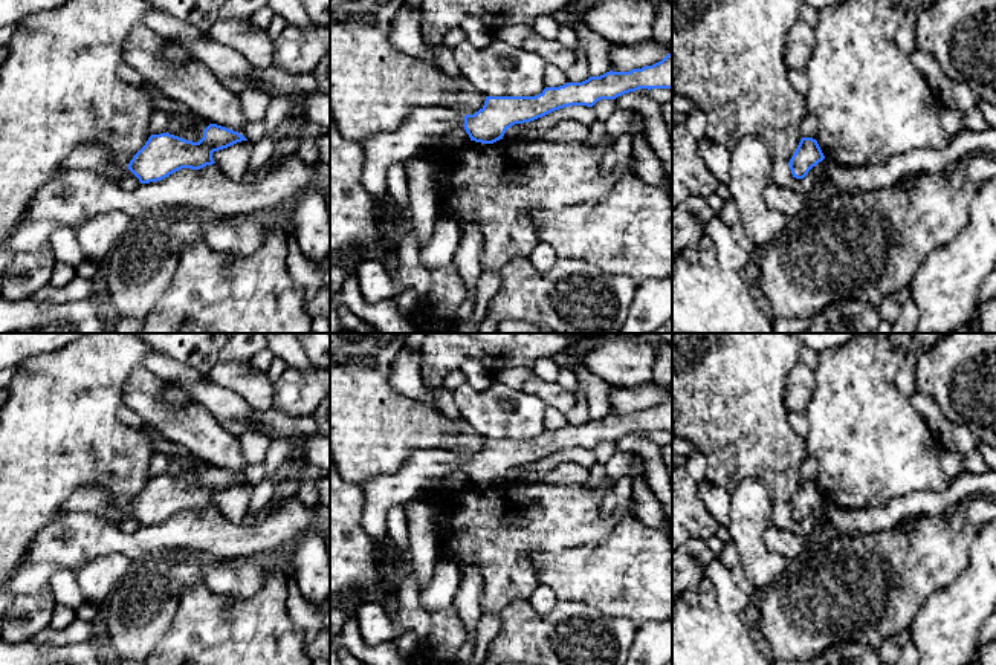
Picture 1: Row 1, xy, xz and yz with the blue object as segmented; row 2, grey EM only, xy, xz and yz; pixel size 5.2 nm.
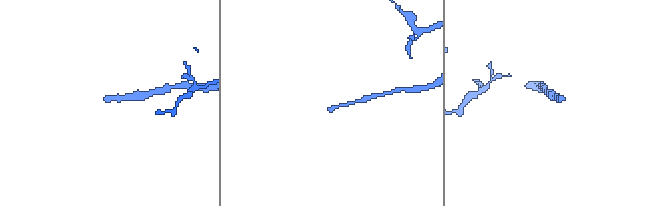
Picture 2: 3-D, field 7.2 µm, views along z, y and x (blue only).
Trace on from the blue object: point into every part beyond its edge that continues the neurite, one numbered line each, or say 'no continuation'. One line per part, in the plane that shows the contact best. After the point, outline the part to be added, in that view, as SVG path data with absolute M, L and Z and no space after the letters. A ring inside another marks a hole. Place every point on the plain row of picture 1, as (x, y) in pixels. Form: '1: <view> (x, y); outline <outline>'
1: xz (423, 467); outline M417 449L391 475L380 475L361 485L365 497L361 524L374 540L386 543L388 512L405 508L420 491L437 478L455 469L463 469L464 460L451 451Z

